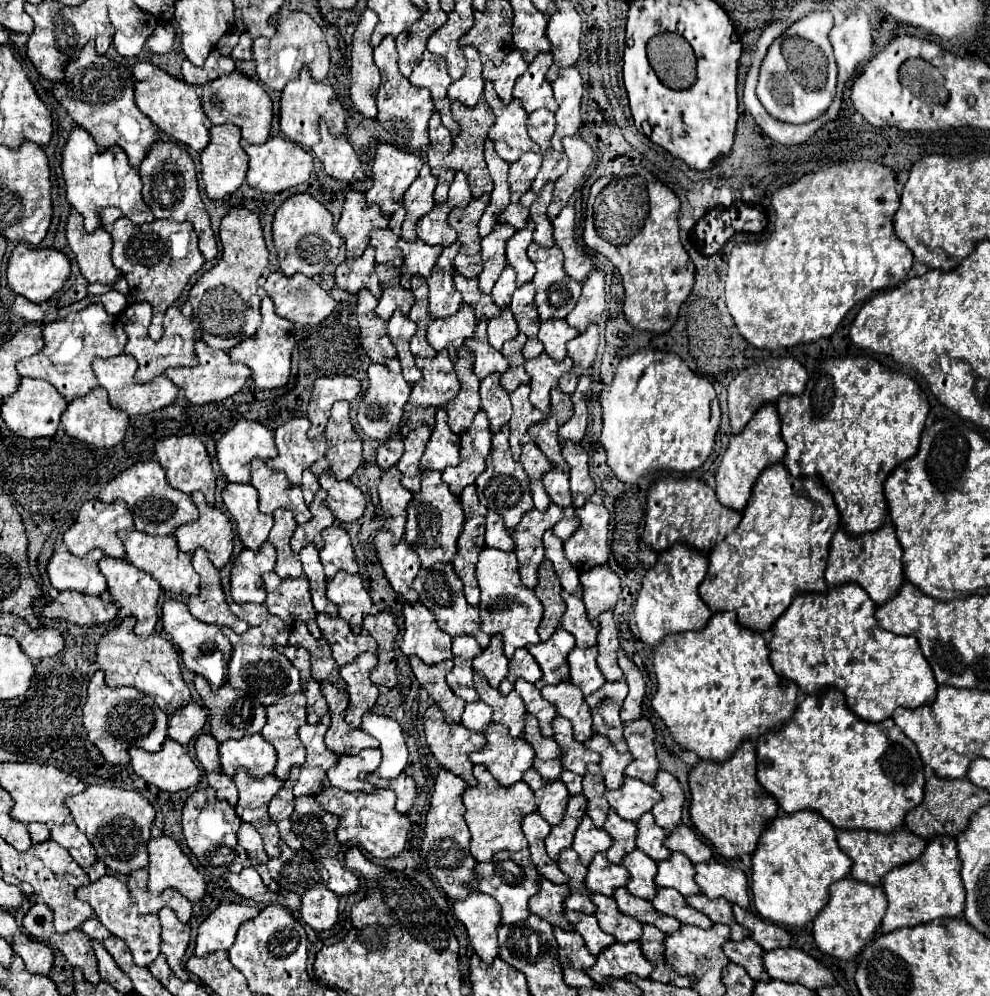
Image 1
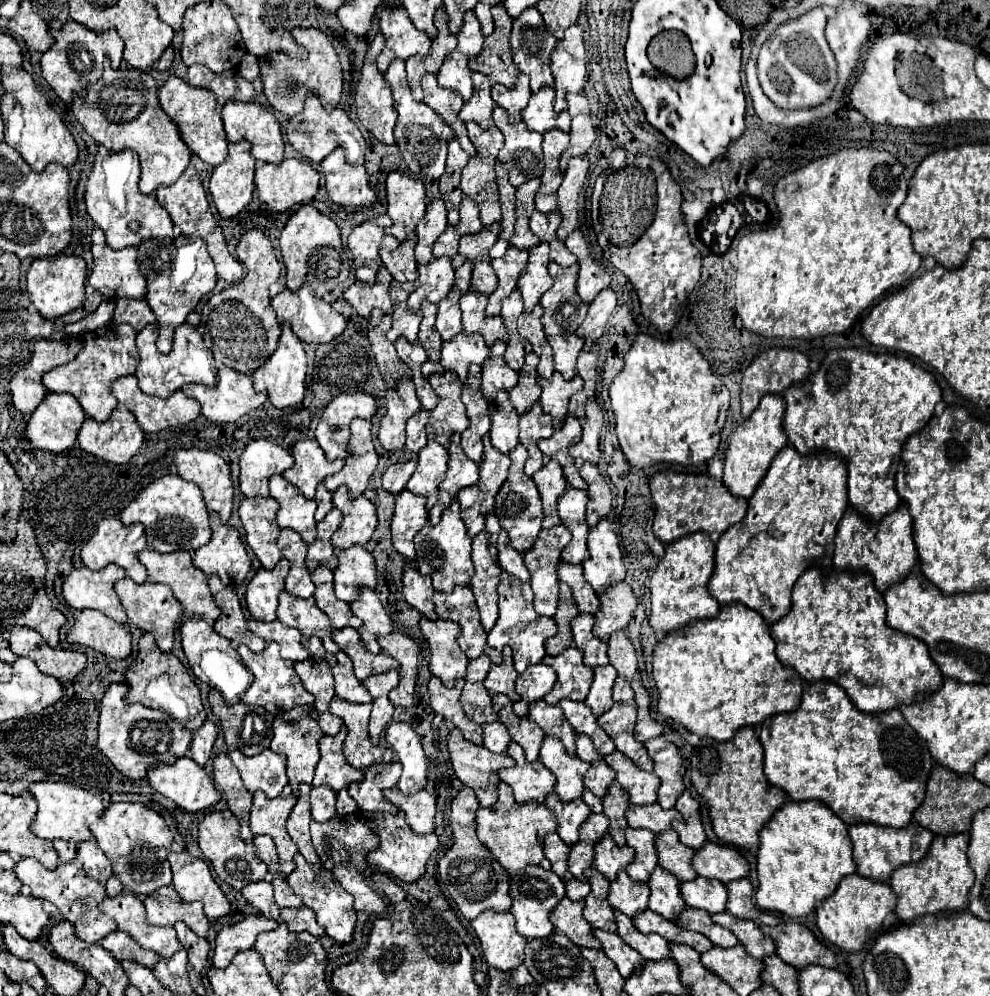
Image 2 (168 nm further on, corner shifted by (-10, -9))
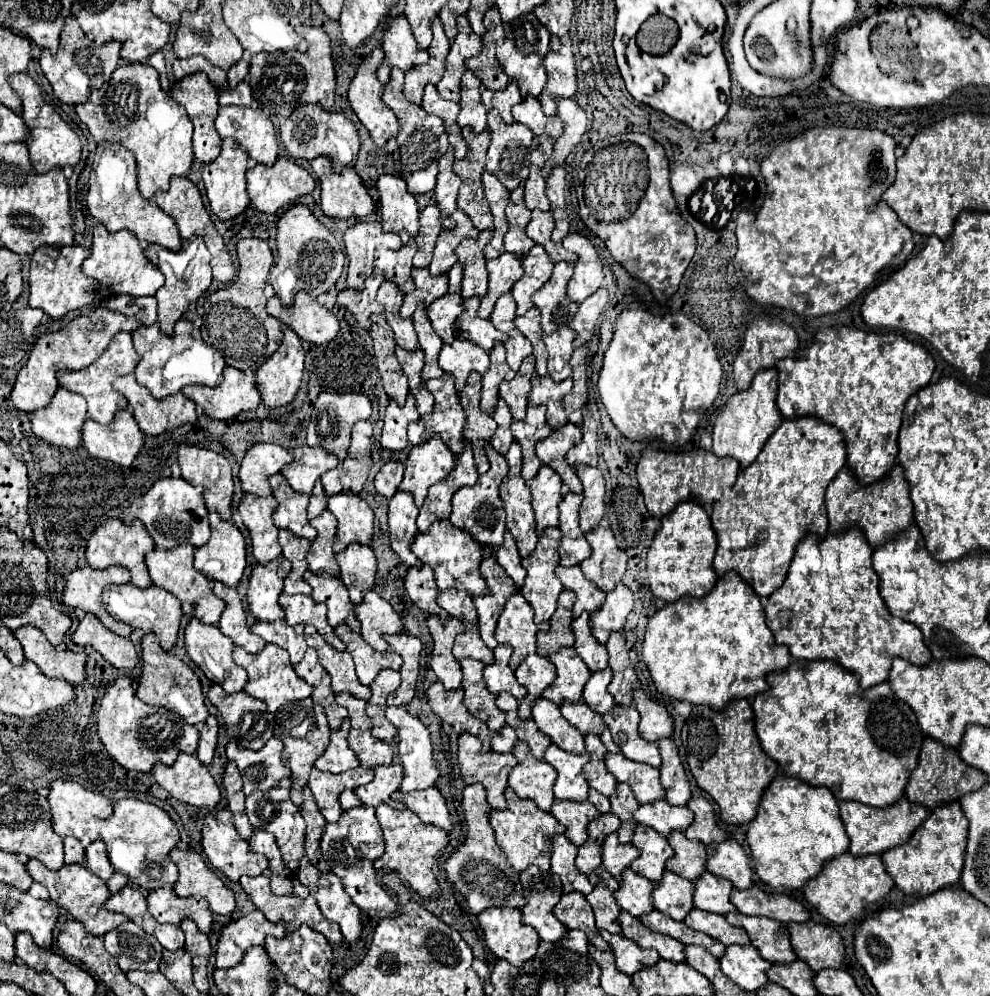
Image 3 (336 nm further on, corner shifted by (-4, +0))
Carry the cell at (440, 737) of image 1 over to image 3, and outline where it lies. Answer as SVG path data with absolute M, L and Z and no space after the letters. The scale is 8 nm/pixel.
M464 733L458 741L458 759L464 781L482 783L492 809L506 809L504 789L512 767L516 767L516 757L512 753L480 753L480 739Z

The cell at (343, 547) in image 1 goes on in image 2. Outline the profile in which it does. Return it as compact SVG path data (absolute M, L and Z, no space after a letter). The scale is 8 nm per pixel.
M364 546L334 548L338 556L338 568L334 570L334 592L338 600L352 602L360 586L376 586L376 566L370 552Z

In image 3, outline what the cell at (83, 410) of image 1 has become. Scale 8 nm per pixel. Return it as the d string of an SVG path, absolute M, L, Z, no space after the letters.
M120 411L108 425L92 419L84 423L84 447L96 459L112 461L120 467L130 467L144 445L144 435L138 429L130 411Z

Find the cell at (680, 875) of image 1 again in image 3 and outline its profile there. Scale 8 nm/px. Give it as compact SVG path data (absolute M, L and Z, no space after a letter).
M704 873L694 885L696 885L696 891L694 891L696 909L718 913L718 915L736 911L736 907L730 901L730 891L734 889L734 885L728 879L716 877L712 873Z

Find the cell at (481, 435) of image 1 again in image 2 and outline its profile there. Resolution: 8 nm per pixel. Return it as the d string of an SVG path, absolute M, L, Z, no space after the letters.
M486 434L482 464L480 464L480 480L478 484L458 492L458 502L464 512L462 518L466 522L470 536L476 536L478 532L484 530L486 514L494 510L494 496L502 486L502 482L506 480L508 468L510 468L508 454L494 450L490 436Z

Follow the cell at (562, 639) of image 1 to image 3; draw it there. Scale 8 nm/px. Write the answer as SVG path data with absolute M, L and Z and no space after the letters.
M572 647L560 649L556 655L550 657L550 661L556 665L556 681L552 687L544 691L544 699L550 699L556 705L562 705L564 701L576 703L582 699L582 687L590 679L592 671L576 657L576 651Z

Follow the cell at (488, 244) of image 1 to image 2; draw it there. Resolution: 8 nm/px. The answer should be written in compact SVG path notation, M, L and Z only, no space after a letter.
M508 246L506 254L502 258L492 260L492 268L498 276L498 288L490 294L490 302L486 306L488 316L500 314L500 302L516 288L518 276L522 274L526 260L528 260L528 250L518 250L516 246Z

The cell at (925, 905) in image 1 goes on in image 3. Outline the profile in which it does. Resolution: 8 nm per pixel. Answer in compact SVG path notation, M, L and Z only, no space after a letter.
M952 801L952 805L932 809L928 819L912 833L904 845L882 853L884 867L906 895L930 895L932 891L958 883L964 865L966 835L968 819L964 817L960 803Z

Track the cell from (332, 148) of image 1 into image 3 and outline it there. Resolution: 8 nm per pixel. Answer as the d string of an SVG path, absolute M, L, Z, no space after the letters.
M316 157L314 161L310 161L310 165L312 165L312 171L316 173L316 177L320 179L320 189L322 189L320 207L328 217L334 217L334 219L350 219L350 217L364 219L374 211L374 201L368 195L366 187L362 185L362 181L360 181L360 177L354 169L344 169L338 175L338 173L332 171L328 157Z

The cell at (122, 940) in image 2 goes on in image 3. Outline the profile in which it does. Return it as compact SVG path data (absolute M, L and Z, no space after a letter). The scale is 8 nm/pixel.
M128 921L104 935L106 951L116 957L120 969L128 971L158 971L162 947L156 937L144 933L136 923Z

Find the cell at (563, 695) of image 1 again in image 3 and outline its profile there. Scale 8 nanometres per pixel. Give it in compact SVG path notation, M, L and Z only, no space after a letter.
M566 701L560 705L560 711L562 711L564 719L570 725L574 725L582 735L588 735L588 733L598 735L610 753L620 753L620 747L612 741L610 731L606 727L602 715L594 713L584 701L580 701L580 703L568 703Z

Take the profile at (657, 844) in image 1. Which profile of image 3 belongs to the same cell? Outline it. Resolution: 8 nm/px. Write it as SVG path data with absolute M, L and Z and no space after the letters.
M674 831L668 837L672 849L674 849L674 857L668 859L666 869L688 879L688 881L698 881L702 877L704 869L704 861L706 861L706 845L700 841L690 841L684 837L684 833Z

